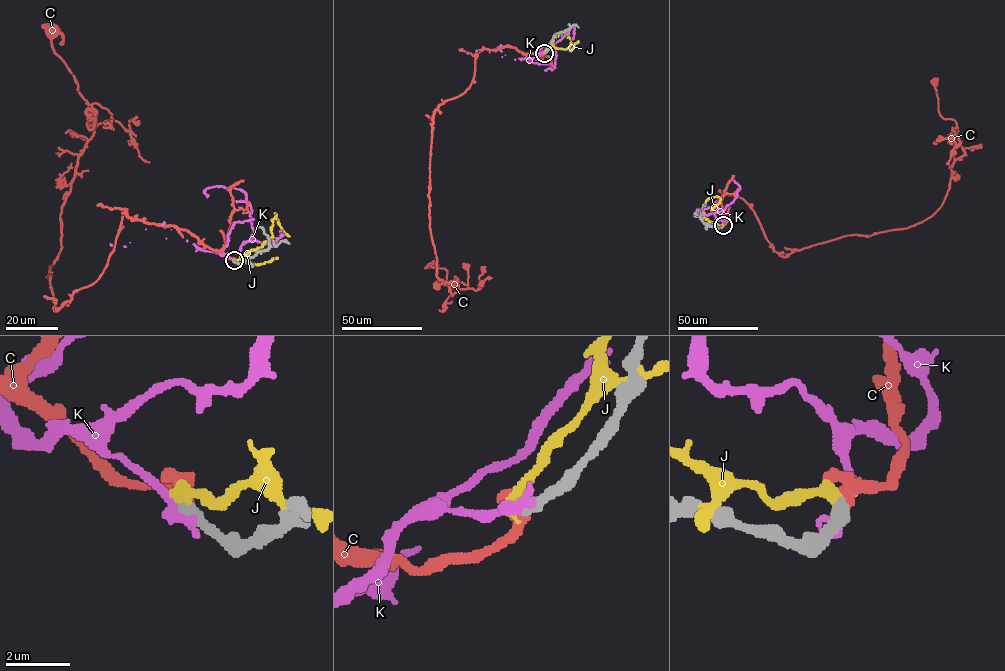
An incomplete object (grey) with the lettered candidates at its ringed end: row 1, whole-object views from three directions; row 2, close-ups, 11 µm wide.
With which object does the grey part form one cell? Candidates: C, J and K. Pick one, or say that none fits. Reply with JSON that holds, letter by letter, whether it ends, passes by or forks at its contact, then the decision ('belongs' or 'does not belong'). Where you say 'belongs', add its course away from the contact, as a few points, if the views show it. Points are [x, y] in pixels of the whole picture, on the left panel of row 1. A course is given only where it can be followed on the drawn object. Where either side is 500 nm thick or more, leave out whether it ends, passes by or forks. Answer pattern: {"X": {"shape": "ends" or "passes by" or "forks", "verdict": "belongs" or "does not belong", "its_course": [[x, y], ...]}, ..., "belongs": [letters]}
{"C": {"shape": "passes by", "verdict": "belongs", "its_course": [[234, 260], [125, 210], [101, 275], [56, 310], [48, 277], [61, 208], [96, 110], [54, 51], [53, 29]]}, "J": {"shape": "ends", "verdict": "does not belong"}, "K": {"verdict": "does not belong"}, "belongs": ["C"]}

